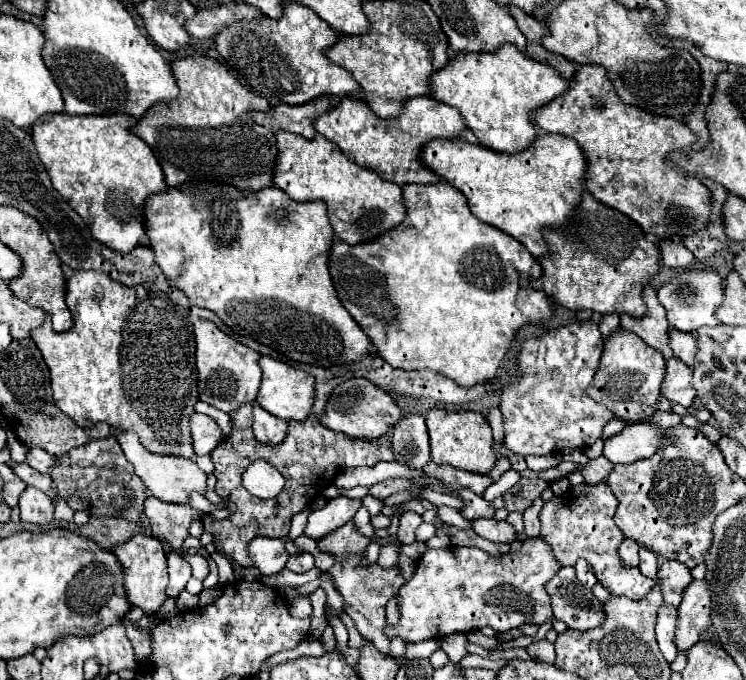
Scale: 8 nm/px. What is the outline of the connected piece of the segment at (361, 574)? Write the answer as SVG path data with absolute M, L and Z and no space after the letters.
M358 554L354 558L350 558L348 562L338 562L330 568L332 576L334 576L334 586L336 590L342 594L344 598L344 612L354 620L356 624L356 630L362 634L364 640L368 640L378 652L382 654L390 654L390 636L386 634L386 618L384 618L384 606L388 602L390 596L394 596L400 586L404 584L404 578L400 574L398 568L390 568L390 570L384 570L380 568L378 564L370 566L370 568L360 568L358 562L360 558L364 556Z

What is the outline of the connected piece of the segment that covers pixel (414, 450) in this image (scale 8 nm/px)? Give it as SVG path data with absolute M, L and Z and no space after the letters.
M408 414L392 428L392 450L396 460L414 468L424 468L430 460L426 422L418 414Z

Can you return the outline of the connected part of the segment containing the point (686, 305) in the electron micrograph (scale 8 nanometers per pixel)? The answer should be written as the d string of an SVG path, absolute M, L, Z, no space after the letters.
M680 270L676 276L658 290L658 300L668 312L668 322L672 328L680 332L692 332L702 326L718 326L718 318L714 316L716 308L722 304L722 280L712 270Z

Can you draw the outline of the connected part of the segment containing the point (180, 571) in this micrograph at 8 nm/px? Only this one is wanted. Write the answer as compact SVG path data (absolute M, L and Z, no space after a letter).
M170 552L166 558L168 558L168 574L170 574L166 596L178 598L178 594L184 590L190 578L190 564L180 554L174 554L174 552Z

